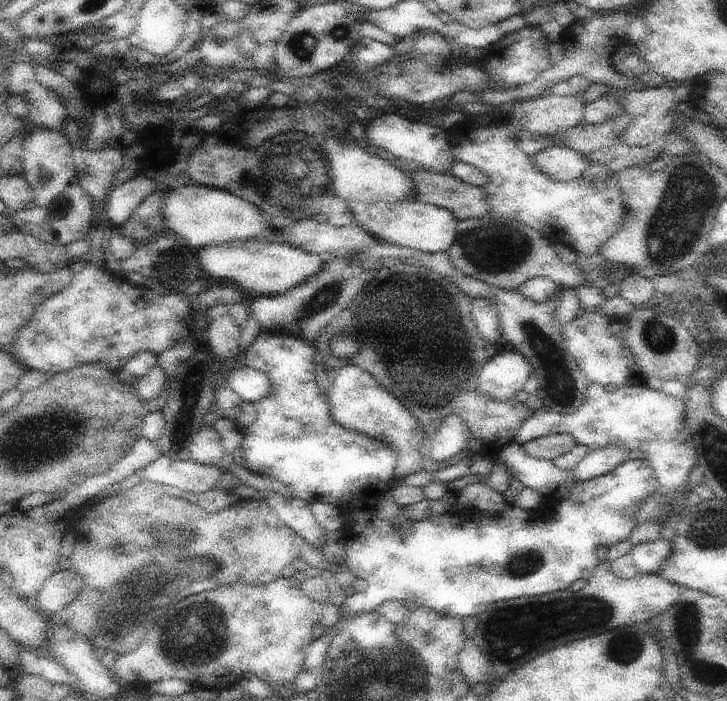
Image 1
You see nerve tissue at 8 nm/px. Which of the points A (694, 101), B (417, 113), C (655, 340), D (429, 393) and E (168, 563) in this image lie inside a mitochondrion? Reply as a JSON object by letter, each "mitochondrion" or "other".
{"A":"other","B":"other","C":"mitochondrion","D":"mitochondrion","E":"mitochondrion"}

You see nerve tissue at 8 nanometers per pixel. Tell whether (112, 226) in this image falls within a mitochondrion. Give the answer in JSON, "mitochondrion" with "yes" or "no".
{"mitochondrion":"no"}

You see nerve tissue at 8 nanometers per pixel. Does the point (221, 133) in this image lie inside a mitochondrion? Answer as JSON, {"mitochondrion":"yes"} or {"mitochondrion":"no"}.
{"mitochondrion":"no"}

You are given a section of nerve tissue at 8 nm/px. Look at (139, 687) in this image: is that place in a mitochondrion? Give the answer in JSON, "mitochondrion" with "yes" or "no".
{"mitochondrion":"no"}

